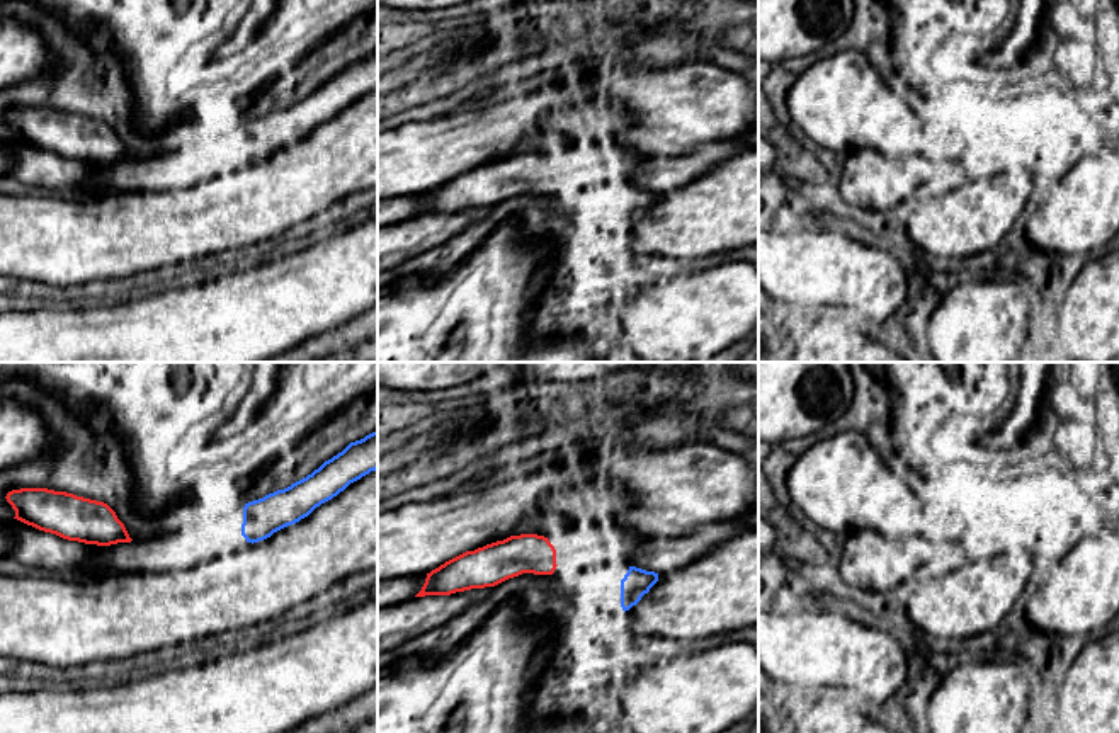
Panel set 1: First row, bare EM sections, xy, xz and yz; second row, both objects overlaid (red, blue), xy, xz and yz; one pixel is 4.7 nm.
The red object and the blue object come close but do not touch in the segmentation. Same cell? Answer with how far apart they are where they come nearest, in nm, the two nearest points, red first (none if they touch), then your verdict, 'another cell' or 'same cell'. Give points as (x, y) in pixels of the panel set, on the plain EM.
gap 320 nm; span xz (556, 184), (621, 199); another cell

